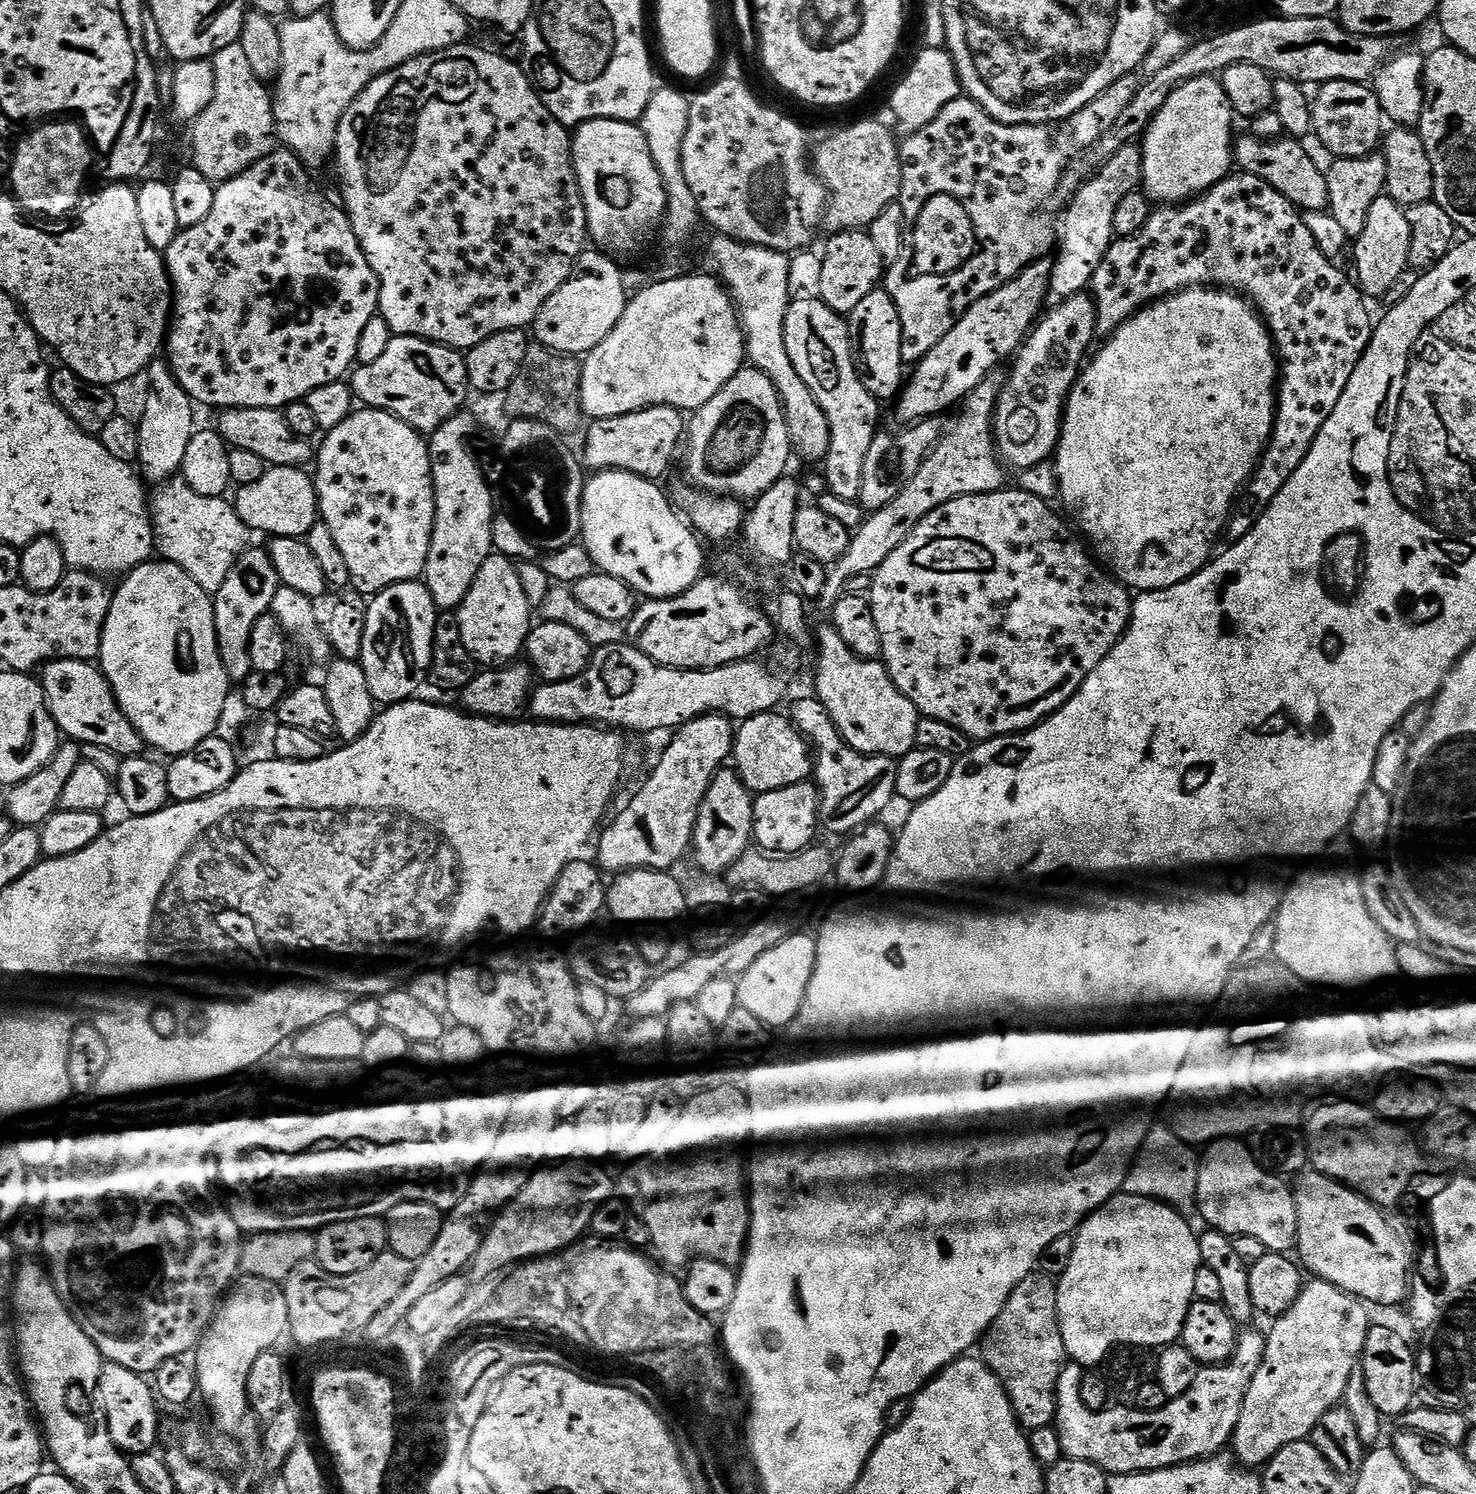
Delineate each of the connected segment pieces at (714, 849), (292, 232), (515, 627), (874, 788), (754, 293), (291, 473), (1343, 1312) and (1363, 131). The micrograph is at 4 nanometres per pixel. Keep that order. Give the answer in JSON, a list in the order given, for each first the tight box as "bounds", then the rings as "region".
[{"bounds":[692,766,754,872],"region":[[[725,766],[717,772],[702,798],[696,825],[692,831],[692,848],[697,864],[708,872],[731,869],[753,843],[754,796],[742,782],[740,775]]]},{"bounds":[163,150,380,410],"region":[[[277,150],[266,154],[266,158],[254,162],[254,166],[247,168],[242,175],[217,183],[216,193],[214,194],[214,207],[210,209],[210,218],[202,218],[202,222],[198,222],[198,226],[190,226],[181,230],[174,238],[174,242],[170,242],[167,252],[163,253],[164,262],[168,265],[168,277],[172,279],[172,290],[174,293],[174,307],[166,337],[166,360],[171,365],[172,373],[176,376],[183,390],[197,405],[201,406],[201,404],[205,404],[208,408],[216,408],[215,410],[223,410],[225,408],[275,408],[277,410],[283,410],[289,404],[303,401],[311,392],[318,390],[318,386],[326,386],[330,382],[347,377],[350,369],[356,364],[358,338],[362,334],[362,329],[366,327],[366,322],[370,322],[370,318],[377,315],[380,306],[380,283],[370,266],[370,262],[366,258],[366,254],[362,250],[362,246],[358,242],[358,238],[354,234],[354,226],[350,222],[348,213],[344,211],[343,207],[337,201],[335,204],[334,201],[327,200],[320,193],[319,186],[308,176],[311,176],[309,169],[305,168],[304,164],[293,152]]]},{"bounds":[458,554,534,666],"region":[[[493,554],[478,570],[478,578],[470,586],[466,598],[458,609],[460,625],[462,626],[462,642],[466,642],[466,650],[480,666],[503,666],[513,663],[516,656],[525,651],[528,643],[528,633],[534,624],[534,608],[529,604],[526,594],[522,594],[522,582],[518,582],[517,565],[506,556]]]},{"bounds":[790,694,897,834],"region":[[[808,694],[792,704],[790,719],[796,729],[807,736],[814,749],[814,783],[820,793],[820,823],[832,832],[852,834],[875,821],[879,811],[885,808],[886,802],[896,794],[896,765],[897,761],[890,756],[867,756],[854,750],[844,741],[842,734],[834,726],[830,714],[822,701],[815,695]]]},{"bounds":[708,234,830,465],"region":[[[716,234],[713,237],[708,244],[708,252],[716,263],[715,271],[727,288],[740,317],[747,363],[766,374],[770,382],[774,382],[784,406],[793,453],[797,457],[801,456],[808,464],[819,465],[830,450],[830,422],[826,422],[826,414],[822,406],[818,406],[810,386],[806,386],[806,382],[798,378],[790,362],[790,354],[786,354],[784,327],[790,303],[788,283],[792,280],[789,257],[778,250],[743,244],[741,240],[733,240],[731,236]]]},{"bounds":[234,467,320,538],"region":[[[269,467],[258,482],[239,485],[235,489],[234,505],[238,518],[253,533],[265,532],[268,538],[277,536],[307,537],[308,531],[318,522],[320,502],[316,499],[316,482],[304,473],[303,467]]]},{"bounds":[1230,1278,1370,1470],"region":[[[1315,1278],[1309,1279],[1298,1294],[1298,1302],[1286,1310],[1286,1314],[1271,1321],[1272,1329],[1266,1332],[1266,1350],[1258,1374],[1250,1382],[1242,1402],[1242,1414],[1238,1414],[1238,1426],[1230,1441],[1230,1452],[1245,1469],[1260,1470],[1274,1459],[1280,1448],[1299,1440],[1308,1440],[1314,1426],[1330,1409],[1344,1399],[1344,1391],[1350,1382],[1350,1374],[1358,1371],[1361,1363],[1370,1321],[1369,1309],[1355,1296],[1338,1290],[1336,1286]]]},{"bounds":[1311,80,1386,158],"region":[[[1335,80],[1319,85],[1315,92],[1311,97],[1312,132],[1326,151],[1333,152],[1333,157],[1362,158],[1373,155],[1381,147],[1386,117],[1380,110],[1375,91],[1368,84]]]}]

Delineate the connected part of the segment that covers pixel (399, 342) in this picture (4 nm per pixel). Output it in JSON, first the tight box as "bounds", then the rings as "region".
{"bounds":[350,336,470,434],"region":[[[393,336],[390,346],[375,362],[351,369],[350,383],[353,397],[363,407],[394,414],[421,434],[436,432],[470,400],[465,353],[413,336]]]}

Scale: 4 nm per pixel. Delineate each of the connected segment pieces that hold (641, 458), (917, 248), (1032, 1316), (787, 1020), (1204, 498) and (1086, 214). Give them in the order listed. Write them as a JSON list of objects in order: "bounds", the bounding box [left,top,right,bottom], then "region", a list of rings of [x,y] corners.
[{"bounds":[582,406,686,482],"region":[[[666,406],[644,408],[641,412],[622,414],[618,418],[594,420],[587,426],[588,437],[584,440],[582,460],[589,469],[592,467],[593,473],[609,470],[633,472],[653,482],[667,474],[686,436],[686,420],[680,409]]]},{"bounds":[900,192,977,281],"region":[[[930,192],[915,220],[904,220],[904,252],[900,260],[907,281],[956,272],[977,253],[977,232],[970,214],[949,193]]]},{"bounds":[982,1274,1069,1429],"region":[[[1033,1274],[1022,1278],[1018,1286],[1006,1298],[1002,1314],[994,1318],[982,1341],[982,1359],[984,1364],[1002,1382],[1006,1394],[1012,1403],[1017,1420],[1025,1429],[1049,1427],[1056,1418],[1056,1387],[1064,1365],[1069,1363],[1068,1351],[1062,1342],[1062,1330],[1058,1326],[1058,1294],[1056,1280],[1043,1274]]]},{"bounds":[736,934,816,1029],"region":[[[797,934],[786,938],[774,950],[762,954],[746,974],[742,974],[736,980],[736,989],[740,999],[739,1007],[750,1010],[758,1022],[762,1022],[765,1028],[787,1029],[796,1019],[798,1010],[806,998],[806,990],[810,986],[810,978],[814,974],[816,965],[816,941],[810,935]]]},{"bounds":[1054,286,1278,593],"region":[[[1201,286],[1199,288],[1186,288],[1182,292],[1177,292],[1174,296],[1166,296],[1163,300],[1156,301],[1155,304],[1148,305],[1142,312],[1131,316],[1123,326],[1107,337],[1104,349],[1096,357],[1087,361],[1086,367],[1080,372],[1072,392],[1068,396],[1067,404],[1064,407],[1063,428],[1060,431],[1060,440],[1054,453],[1056,460],[1056,484],[1060,487],[1060,496],[1064,499],[1064,504],[1068,508],[1073,508],[1080,515],[1080,524],[1084,527],[1084,532],[1088,535],[1087,543],[1094,549],[1099,563],[1106,566],[1107,571],[1115,576],[1125,588],[1135,590],[1137,593],[1157,592],[1166,590],[1170,586],[1178,586],[1178,582],[1189,580],[1195,572],[1203,570],[1205,564],[1213,559],[1212,543],[1215,542],[1226,528],[1226,521],[1233,515],[1232,503],[1236,500],[1236,495],[1241,495],[1242,489],[1252,479],[1256,468],[1260,464],[1260,458],[1264,455],[1264,449],[1268,447],[1269,440],[1272,439],[1272,430],[1276,427],[1276,389],[1278,387],[1278,357],[1276,345],[1272,339],[1272,334],[1268,330],[1268,325],[1264,322],[1264,317],[1256,311],[1251,300],[1243,295],[1231,290],[1213,288],[1211,286]]]},{"bounds":[1048,143,1144,305],"region":[[[1135,143],[1122,146],[1113,157],[1095,169],[1096,176],[1090,177],[1073,194],[1069,204],[1067,201],[1062,212],[1062,223],[1058,228],[1058,251],[1054,256],[1052,278],[1048,281],[1049,305],[1058,305],[1072,295],[1083,293],[1091,285],[1096,268],[1102,266],[1102,258],[1106,258],[1110,246],[1114,243],[1114,214],[1118,202],[1122,202],[1126,194],[1141,187],[1144,179],[1143,157],[1143,151]]]}]

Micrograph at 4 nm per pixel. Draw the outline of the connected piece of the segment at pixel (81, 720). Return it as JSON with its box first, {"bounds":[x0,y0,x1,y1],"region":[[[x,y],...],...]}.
{"bounds":[42,660,146,758],"region":[[[50,660],[43,665],[43,672],[42,687],[44,689],[44,698],[48,701],[48,708],[52,712],[57,728],[60,729],[65,737],[71,738],[81,745],[93,744],[94,746],[102,746],[104,750],[110,750],[121,758],[139,756],[145,751],[146,745],[143,738],[130,722],[130,718],[126,718],[126,714],[120,708],[120,703],[116,701],[110,682],[95,663],[86,660]]]}

